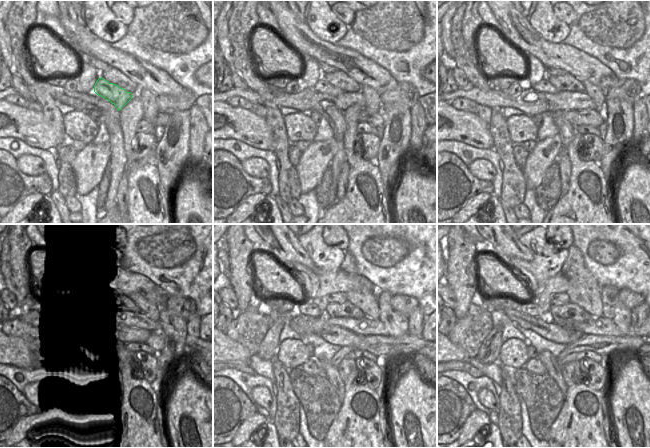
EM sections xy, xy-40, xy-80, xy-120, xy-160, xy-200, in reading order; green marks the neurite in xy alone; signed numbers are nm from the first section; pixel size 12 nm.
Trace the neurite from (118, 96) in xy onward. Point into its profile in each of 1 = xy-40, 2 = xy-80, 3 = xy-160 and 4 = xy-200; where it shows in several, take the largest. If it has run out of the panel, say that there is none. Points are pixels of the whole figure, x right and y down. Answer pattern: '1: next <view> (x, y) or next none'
1: next xy-40 (322, 86)
2: next xy-80 (544, 85)
3: next xy-160 (306, 308)
4: next xy-200 (530, 308)

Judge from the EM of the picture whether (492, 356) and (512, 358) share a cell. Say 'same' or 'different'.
different

